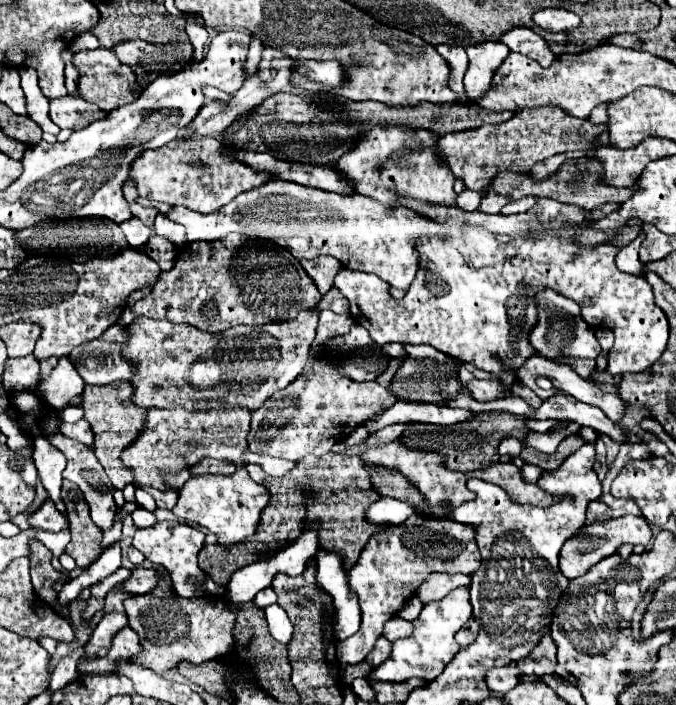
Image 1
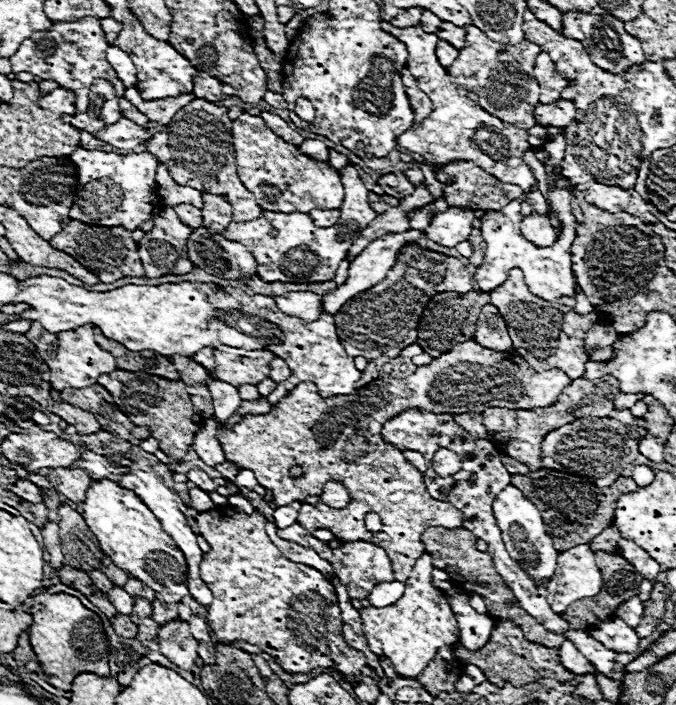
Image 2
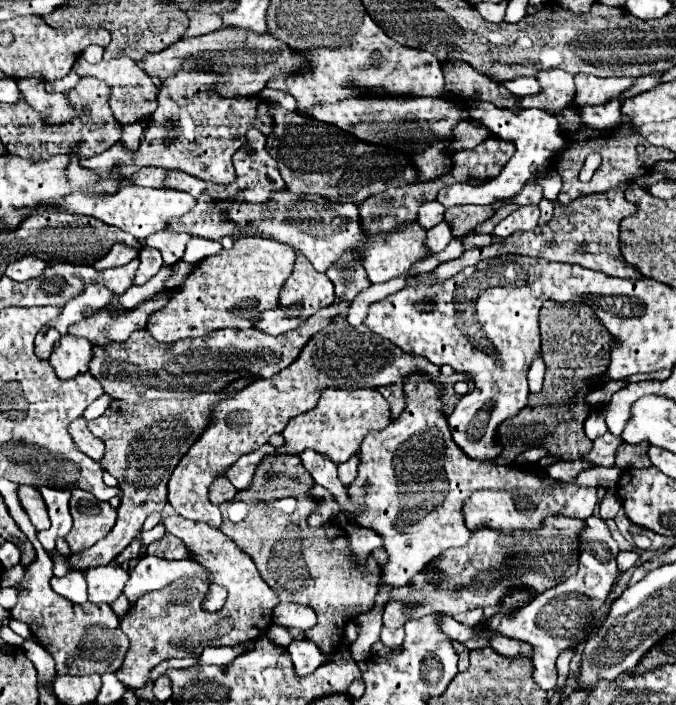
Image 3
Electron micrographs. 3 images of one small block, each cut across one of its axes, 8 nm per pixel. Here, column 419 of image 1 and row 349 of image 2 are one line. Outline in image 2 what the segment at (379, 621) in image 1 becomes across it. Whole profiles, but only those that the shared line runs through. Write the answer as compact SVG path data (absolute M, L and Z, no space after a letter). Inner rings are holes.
M512 268L508 280L498 286L494 292L490 292L492 304L500 310L502 318L508 322L508 332L514 342L514 350L524 356L524 360L534 368L534 370L552 370L560 368L564 370L572 380L580 378L584 374L584 364L588 362L586 346L584 346L584 336L594 324L608 324L606 312L602 308L596 308L590 314L576 314L572 308L564 304L550 304L546 300L540 300L528 292L522 270ZM548 350L548 360L546 354L538 356L538 352Z

